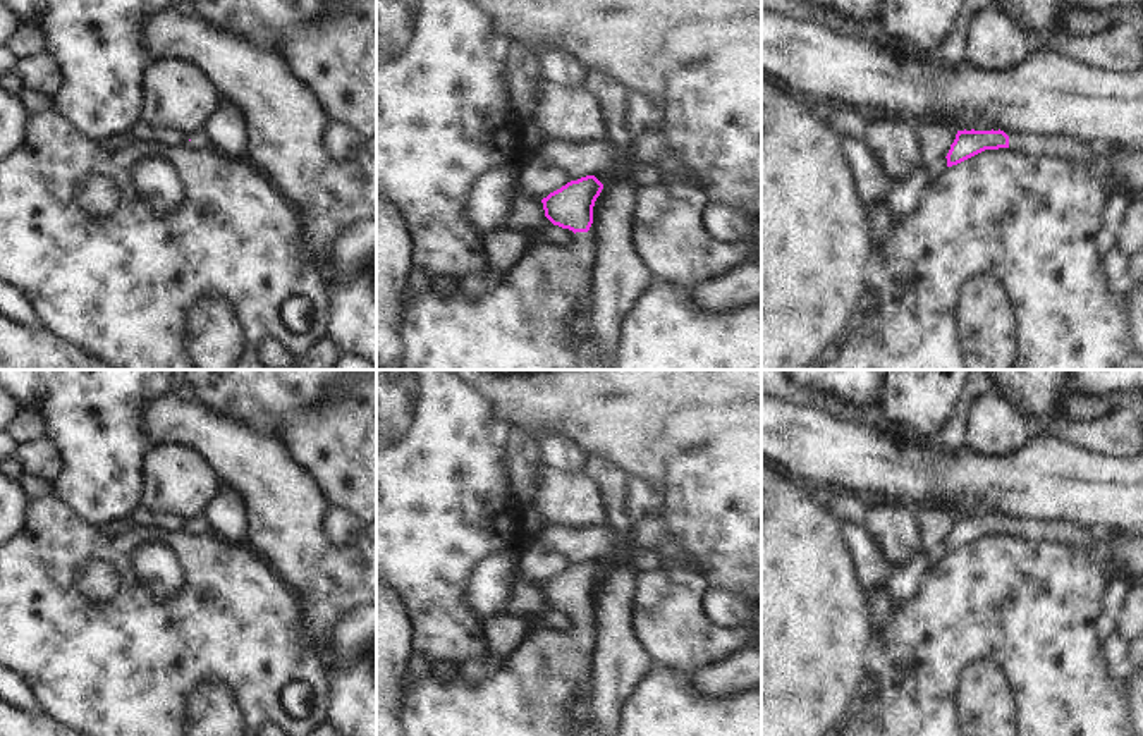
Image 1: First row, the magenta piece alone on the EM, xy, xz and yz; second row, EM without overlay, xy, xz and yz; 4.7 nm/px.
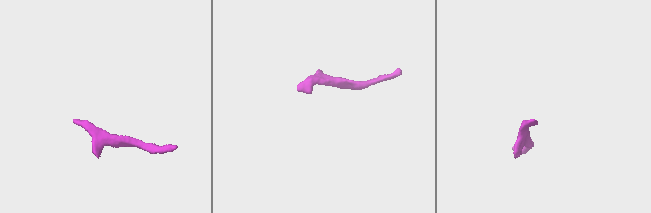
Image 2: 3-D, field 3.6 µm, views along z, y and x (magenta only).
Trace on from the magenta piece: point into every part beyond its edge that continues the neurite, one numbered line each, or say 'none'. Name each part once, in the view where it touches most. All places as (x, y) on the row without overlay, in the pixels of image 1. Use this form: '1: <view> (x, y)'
1: xz (530, 693)

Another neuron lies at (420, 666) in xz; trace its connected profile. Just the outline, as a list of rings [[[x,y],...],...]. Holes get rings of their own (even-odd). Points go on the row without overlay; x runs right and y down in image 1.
[[[414,648],[409,659],[409,671],[407,676],[419,679],[433,671],[433,664],[418,650]]]

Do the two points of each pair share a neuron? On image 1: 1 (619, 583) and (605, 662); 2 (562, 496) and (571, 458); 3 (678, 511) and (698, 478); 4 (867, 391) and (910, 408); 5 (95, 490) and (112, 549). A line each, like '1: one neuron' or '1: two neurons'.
1: one neuron
2: two neurons
3: one neuron
4: two neurons
5: two neurons

